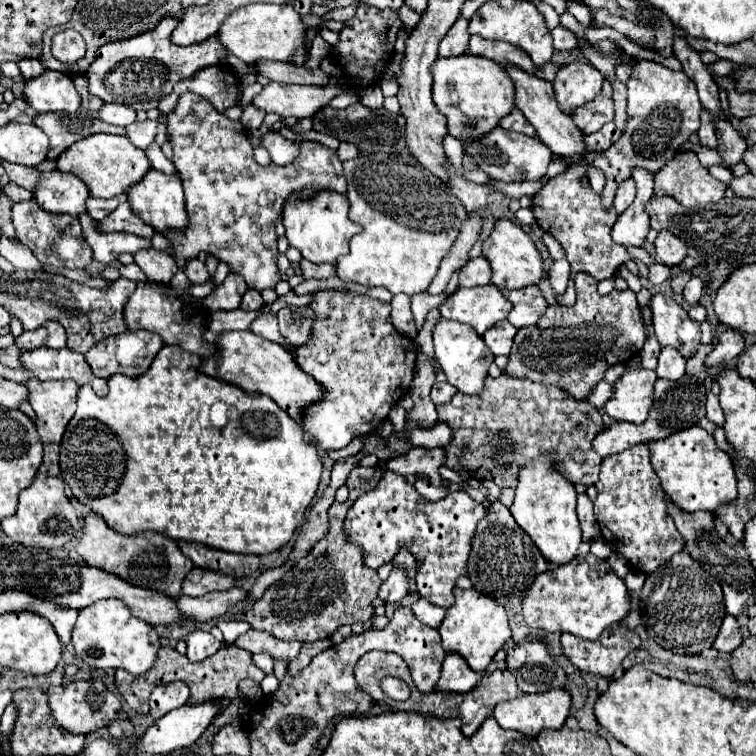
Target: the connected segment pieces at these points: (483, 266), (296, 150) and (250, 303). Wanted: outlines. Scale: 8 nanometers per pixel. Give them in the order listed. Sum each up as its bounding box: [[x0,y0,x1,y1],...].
[[460,256,492,288],[262,132,300,166],[240,290,264,310]]

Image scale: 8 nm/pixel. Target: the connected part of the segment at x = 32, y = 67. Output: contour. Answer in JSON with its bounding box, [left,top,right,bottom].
[18,60,44,80]

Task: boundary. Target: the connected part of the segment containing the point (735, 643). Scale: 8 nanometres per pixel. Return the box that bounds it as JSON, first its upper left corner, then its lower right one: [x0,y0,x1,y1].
[714,616,742,652]

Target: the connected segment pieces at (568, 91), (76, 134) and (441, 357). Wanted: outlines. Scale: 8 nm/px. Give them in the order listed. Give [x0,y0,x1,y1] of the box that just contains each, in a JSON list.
[[552,62,604,114],[34,112,126,158],[434,320,494,394]]

